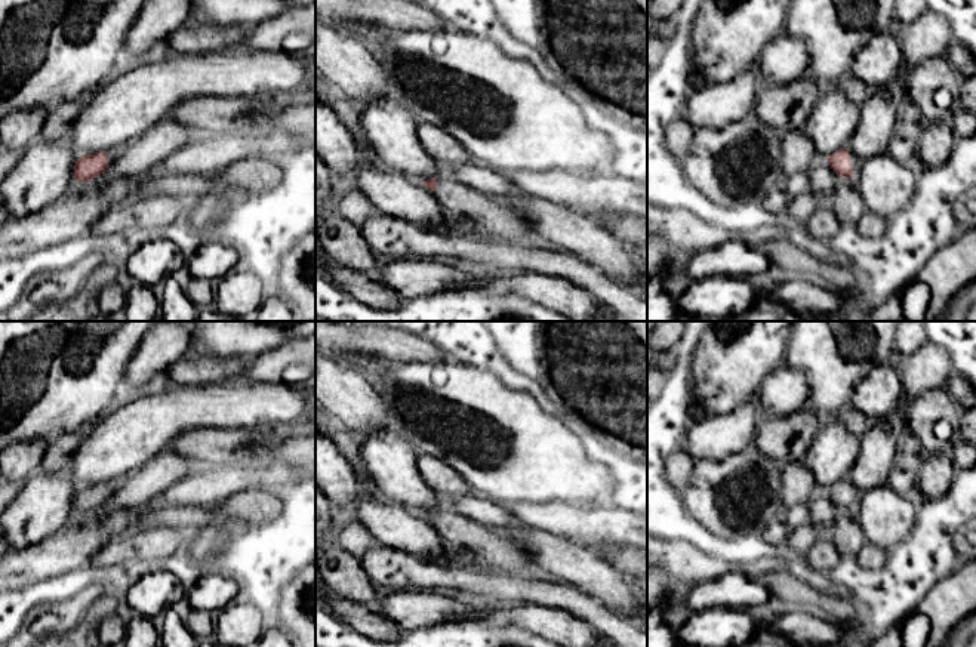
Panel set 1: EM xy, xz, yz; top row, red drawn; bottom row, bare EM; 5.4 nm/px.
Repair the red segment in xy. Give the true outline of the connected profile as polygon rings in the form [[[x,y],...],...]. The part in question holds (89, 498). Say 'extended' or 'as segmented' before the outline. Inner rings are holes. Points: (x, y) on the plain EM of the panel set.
extended; [[[121,481],[101,483],[81,487],[74,497],[74,509],[77,514],[87,514],[98,509],[105,500],[117,492]]]

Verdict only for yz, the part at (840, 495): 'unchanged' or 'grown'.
grown

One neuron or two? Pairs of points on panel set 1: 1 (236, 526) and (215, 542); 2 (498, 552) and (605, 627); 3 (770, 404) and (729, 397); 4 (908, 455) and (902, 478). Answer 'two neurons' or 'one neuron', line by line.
1: one neuron
2: two neurons
3: two neurons
4: one neuron

